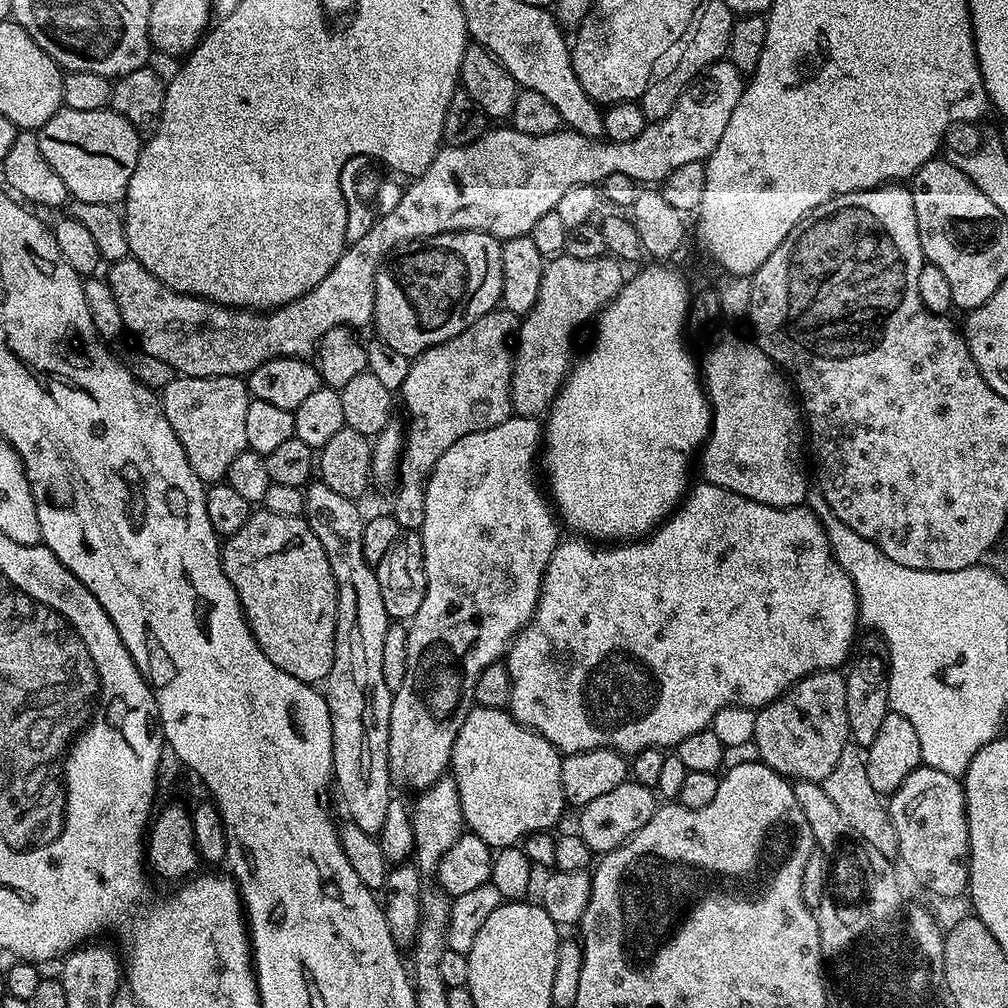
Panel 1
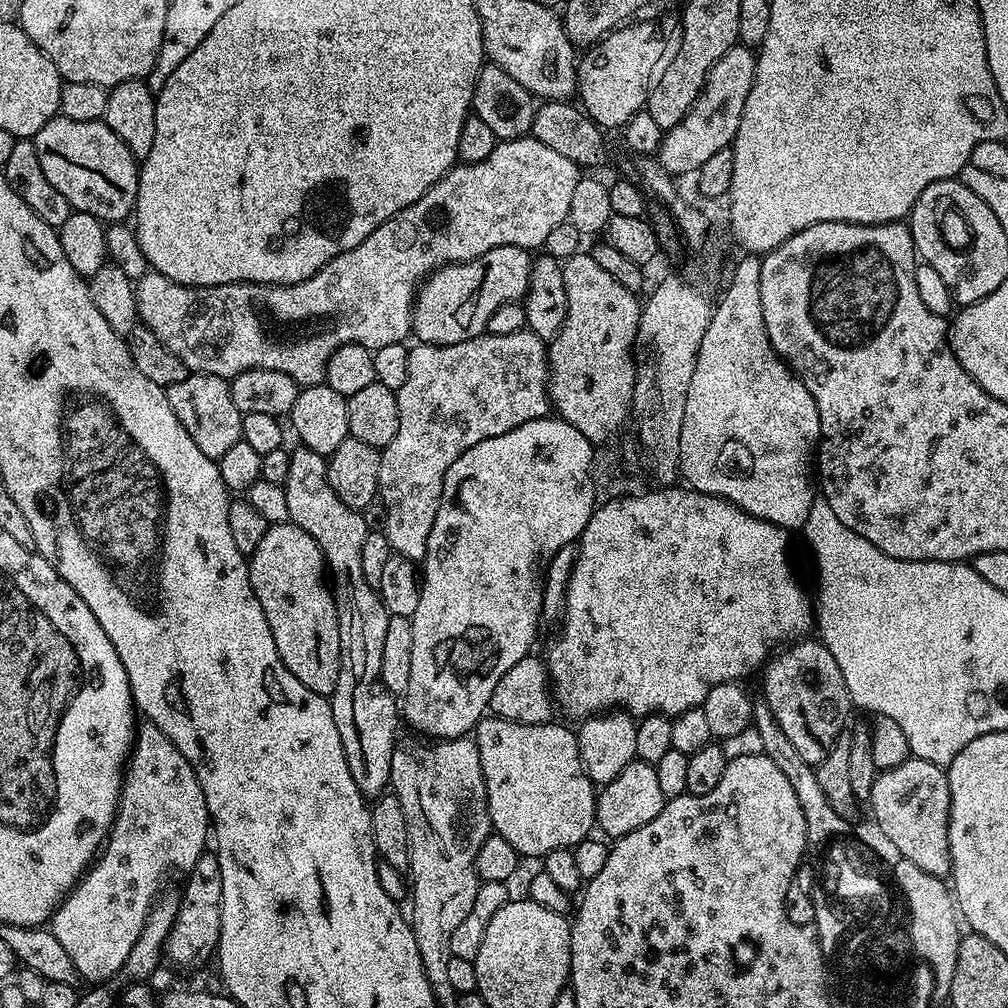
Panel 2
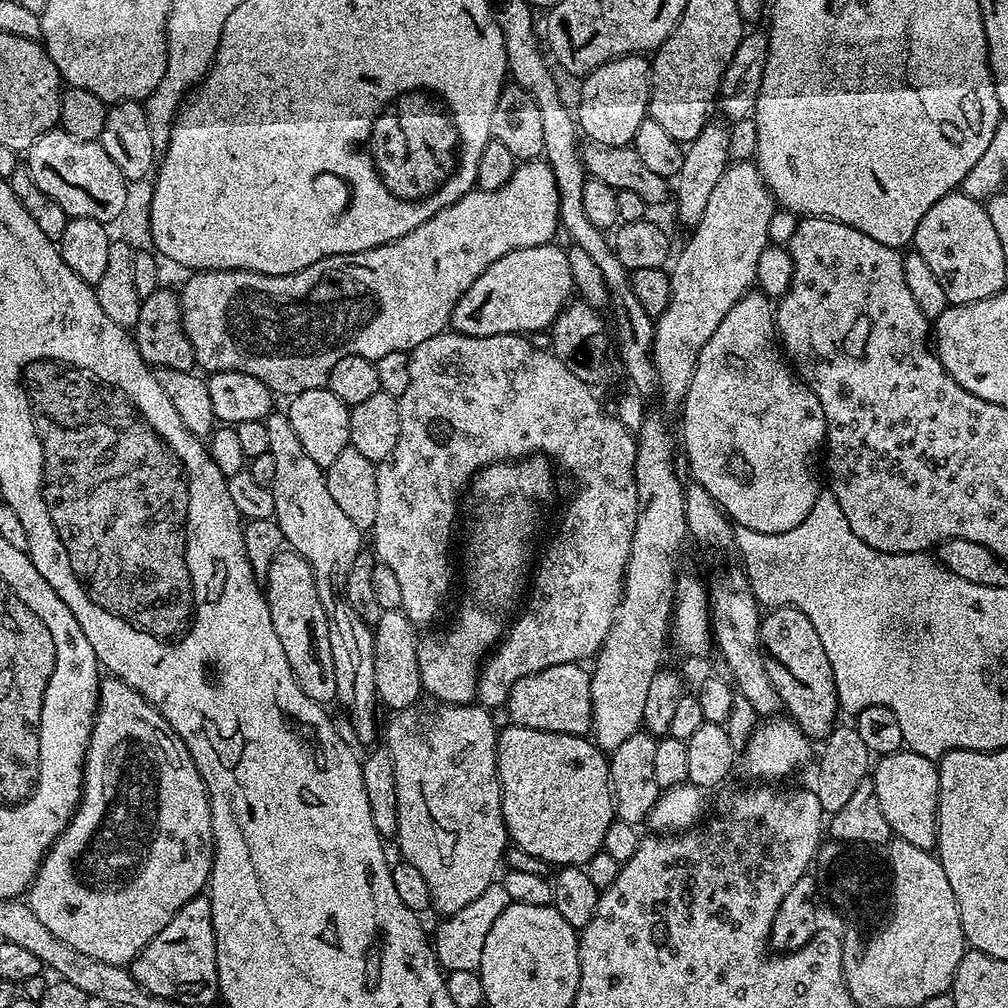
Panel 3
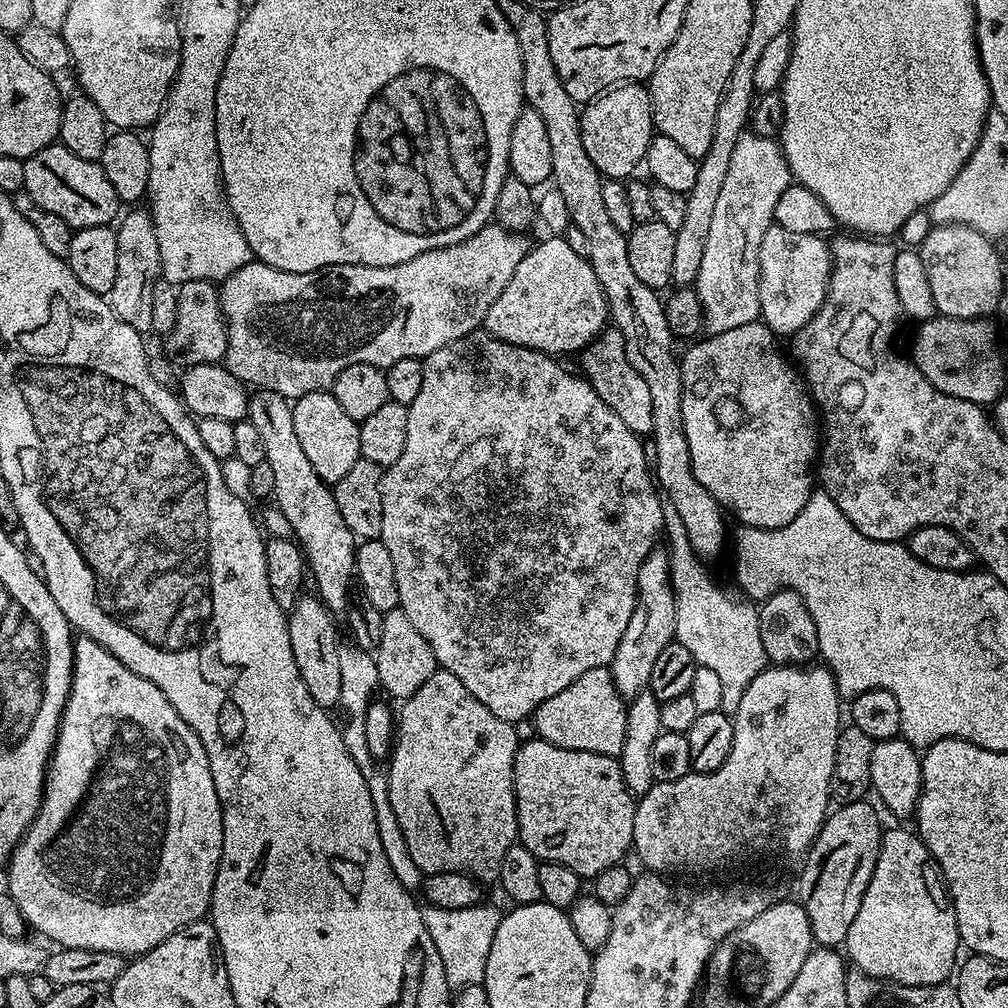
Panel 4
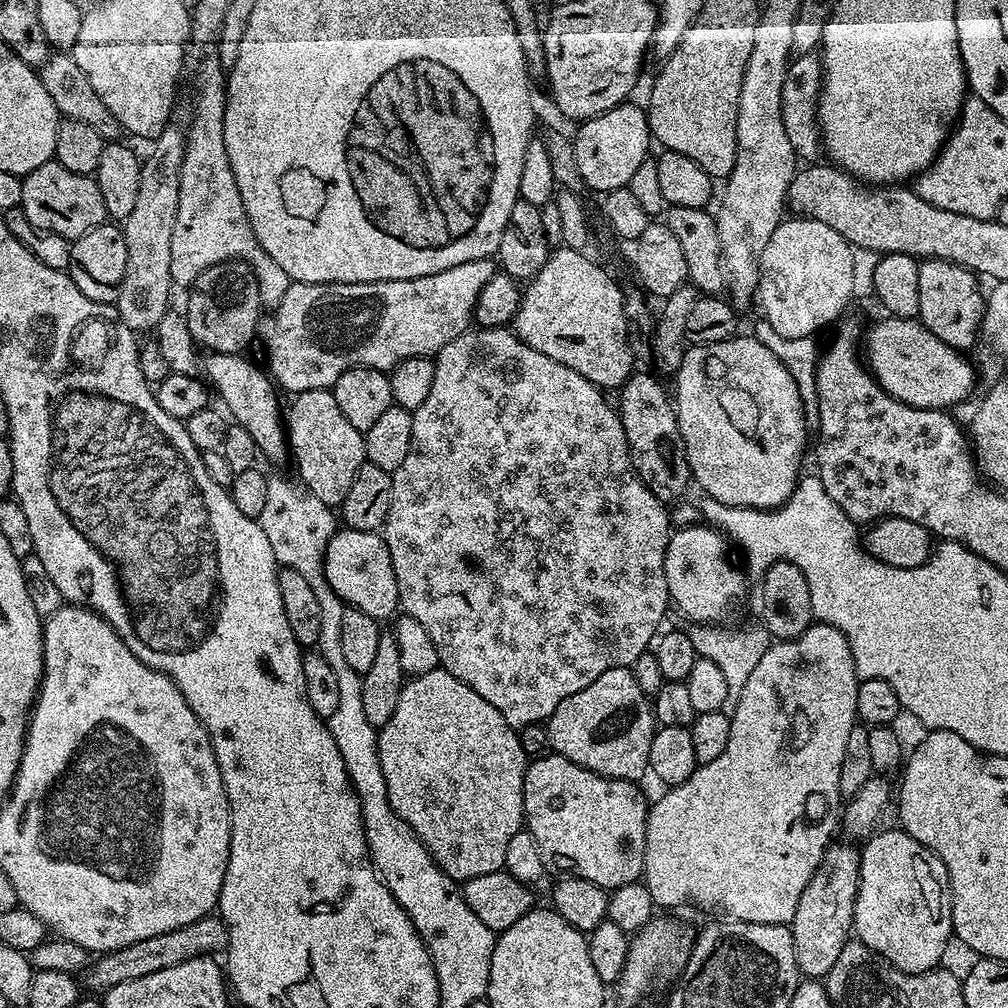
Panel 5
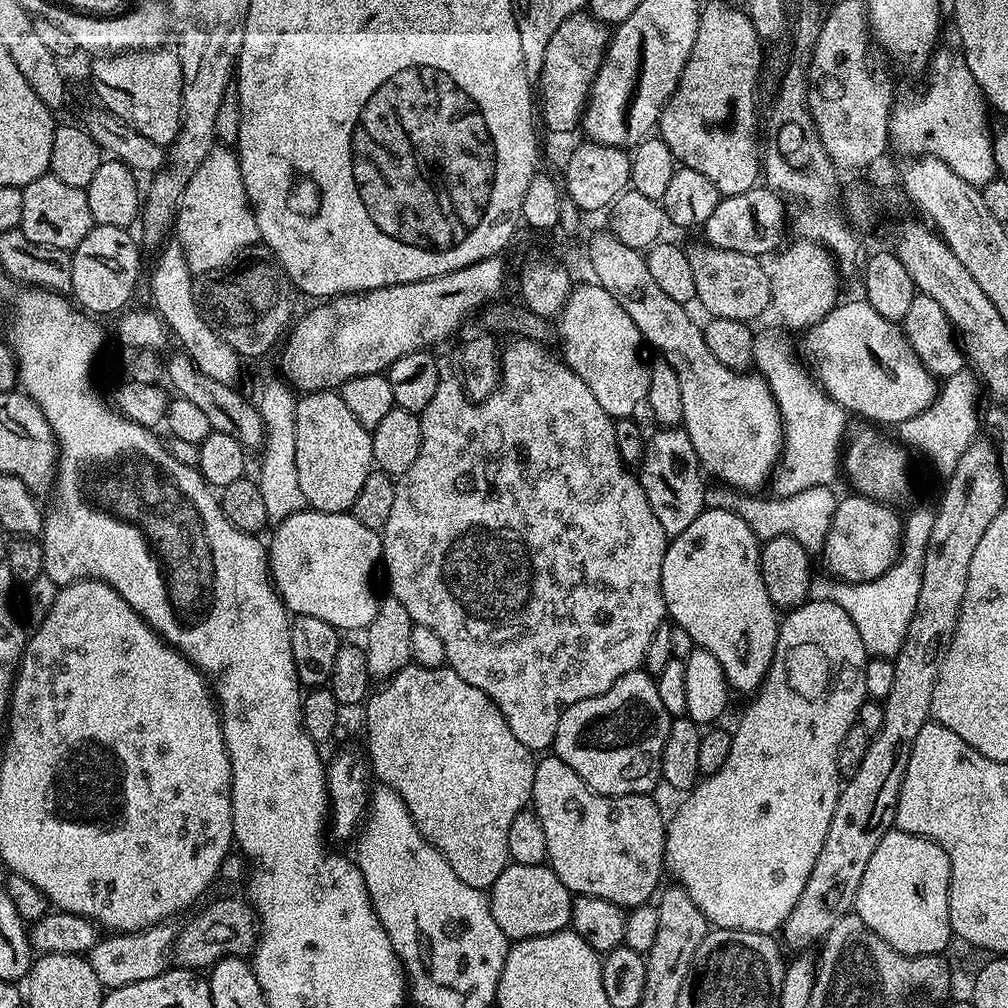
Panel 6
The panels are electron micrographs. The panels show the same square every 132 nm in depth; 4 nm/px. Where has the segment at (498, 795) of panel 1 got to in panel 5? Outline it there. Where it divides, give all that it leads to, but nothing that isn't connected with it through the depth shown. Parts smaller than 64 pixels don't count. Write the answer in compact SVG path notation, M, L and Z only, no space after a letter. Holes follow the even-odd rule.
M555 754L540 756L529 763L524 775L524 815L526 817L526 830L538 842L538 854L542 854L542 862L545 869L556 871L556 874L571 874L578 878L586 878L605 890L611 890L618 886L626 886L630 882L640 880L644 875L644 855L646 854L646 822L648 821L649 797L640 793L640 784L631 780L616 780L613 776L599 776L566 758Z

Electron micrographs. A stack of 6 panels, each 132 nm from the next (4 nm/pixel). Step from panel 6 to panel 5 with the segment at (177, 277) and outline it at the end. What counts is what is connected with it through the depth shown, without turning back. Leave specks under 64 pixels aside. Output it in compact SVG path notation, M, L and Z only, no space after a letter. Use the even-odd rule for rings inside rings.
M221 352L208 354L205 357L202 360L203 375L214 392L214 387L216 387L216 392L220 395L221 400L219 403L226 409L227 415L235 423L241 424L250 434L250 438L254 438L254 446L263 459L265 456L268 460L285 459L287 461L290 449L286 420L282 415L282 404L280 408L280 400L276 397L277 385L270 379L267 371L261 365L259 368L258 365L251 364L246 358L247 355L244 354L231 356Z

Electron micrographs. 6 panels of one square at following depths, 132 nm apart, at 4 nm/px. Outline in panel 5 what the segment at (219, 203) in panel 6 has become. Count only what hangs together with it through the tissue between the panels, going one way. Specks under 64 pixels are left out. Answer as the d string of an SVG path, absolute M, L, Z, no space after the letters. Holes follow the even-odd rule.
M211 58L200 68L200 89L196 92L196 113L192 121L186 124L184 142L184 161L180 175L178 190L178 216L174 218L174 234L170 238L170 274L173 285L191 286L198 274L202 274L210 266L223 264L226 258L239 258L252 268L256 283L266 290L269 301L275 302L286 294L289 278L286 270L262 250L254 230L250 226L250 218L246 218L246 206L242 206L242 194L238 194L238 182L234 182L234 170L230 170L230 158L226 158L226 138L224 137L224 90L226 72L221 68L219 59Z

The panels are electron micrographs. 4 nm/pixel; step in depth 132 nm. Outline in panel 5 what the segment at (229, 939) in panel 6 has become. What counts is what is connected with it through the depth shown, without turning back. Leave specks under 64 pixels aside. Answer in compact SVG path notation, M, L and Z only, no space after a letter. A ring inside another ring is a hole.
M209 914L207 916L204 916L202 919L196 920L196 922L190 923L189 926L182 926L182 927L179 927L178 930L167 931L164 934L154 935L153 938L144 938L144 939L142 939L141 942L134 942L134 943L131 943L130 946L122 947L116 951L107 952L107 953L103 953L102 955L99 955L95 959L97 961L95 962L95 960L94 960L91 963L91 965L89 965L87 967L87 970L85 971L85 974L87 973L86 980L94 989L98 990L98 992L102 992L109 988L113 988L116 985L120 985L124 981L132 981L134 978L142 978L142 977L145 977L146 974L152 974L157 970L165 969L167 966L174 966L174 965L177 965L178 962L188 961L192 957L214 954L214 953L216 953L215 951L218 949L220 949L220 951L221 951L225 947L226 943L227 943L227 932L225 930L223 920L221 920L220 917L218 917L218 916L213 916L213 915Z

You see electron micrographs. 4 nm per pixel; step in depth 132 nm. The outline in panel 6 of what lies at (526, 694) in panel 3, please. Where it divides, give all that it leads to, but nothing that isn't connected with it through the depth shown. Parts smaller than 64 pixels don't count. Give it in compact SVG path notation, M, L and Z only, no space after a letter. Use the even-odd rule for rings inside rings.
M643 670L627 672L606 694L574 702L564 709L558 722L554 754L598 794L652 794L656 784L661 783L662 746L666 746L666 734L670 734L673 719L666 706L662 706L655 679Z

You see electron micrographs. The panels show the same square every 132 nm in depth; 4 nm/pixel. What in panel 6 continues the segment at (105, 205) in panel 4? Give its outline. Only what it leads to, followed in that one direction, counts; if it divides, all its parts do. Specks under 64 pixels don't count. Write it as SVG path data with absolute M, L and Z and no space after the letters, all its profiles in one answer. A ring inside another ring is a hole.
M45 174L34 178L24 187L22 194L22 222L19 228L30 242L38 242L42 246L73 249L86 238L86 234L94 227L90 214L90 202L86 202L84 189L78 186L66 186L58 177Z

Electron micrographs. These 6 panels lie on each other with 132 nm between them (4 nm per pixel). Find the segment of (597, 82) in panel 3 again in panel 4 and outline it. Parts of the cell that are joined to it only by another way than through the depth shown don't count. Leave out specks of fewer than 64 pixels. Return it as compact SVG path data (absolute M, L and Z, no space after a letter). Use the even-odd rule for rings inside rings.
M625 82L609 87L583 105L580 114L582 146L601 177L623 181L644 163L644 155L654 135L652 103L647 87L640 82Z

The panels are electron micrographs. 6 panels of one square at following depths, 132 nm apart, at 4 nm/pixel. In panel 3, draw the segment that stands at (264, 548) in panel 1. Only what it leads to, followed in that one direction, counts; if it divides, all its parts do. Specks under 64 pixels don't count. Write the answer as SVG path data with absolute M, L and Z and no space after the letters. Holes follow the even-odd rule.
M281 550L274 558L267 574L266 595L270 606L270 622L274 622L278 642L282 642L282 650L286 650L286 662L290 662L290 670L294 674L302 694L306 694L306 698L319 704L331 705L336 700L336 691L338 690L338 678L334 678L334 650L330 650L328 615L322 606L322 598L318 598L318 586L311 566L298 553Z

